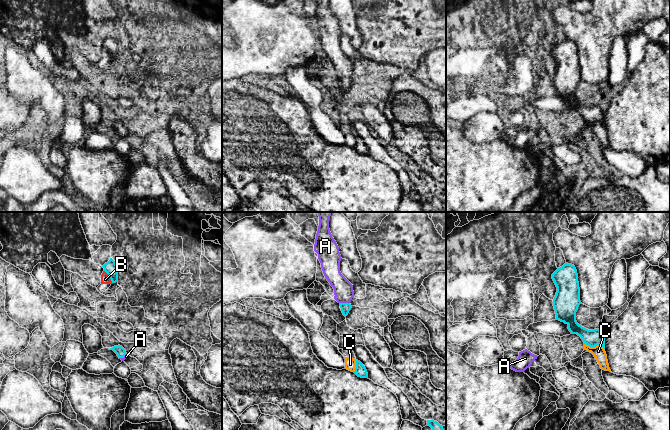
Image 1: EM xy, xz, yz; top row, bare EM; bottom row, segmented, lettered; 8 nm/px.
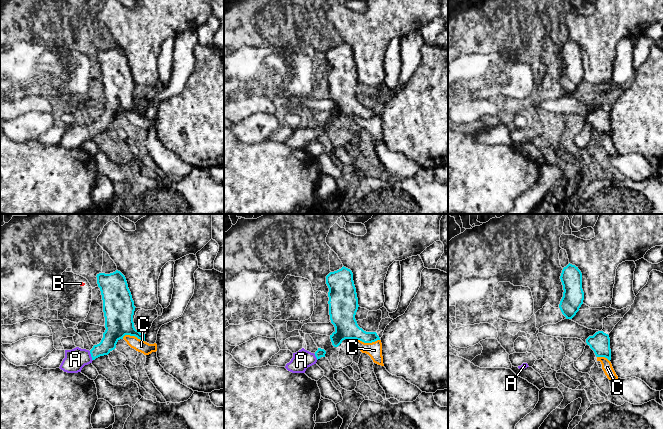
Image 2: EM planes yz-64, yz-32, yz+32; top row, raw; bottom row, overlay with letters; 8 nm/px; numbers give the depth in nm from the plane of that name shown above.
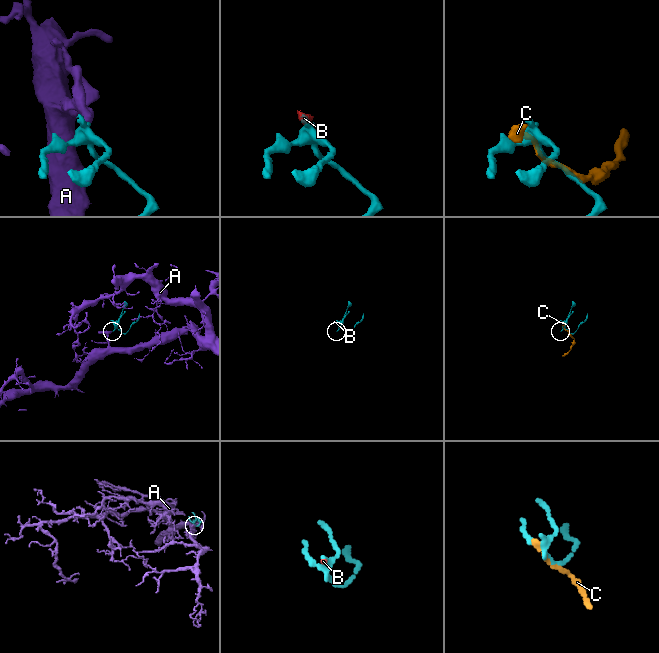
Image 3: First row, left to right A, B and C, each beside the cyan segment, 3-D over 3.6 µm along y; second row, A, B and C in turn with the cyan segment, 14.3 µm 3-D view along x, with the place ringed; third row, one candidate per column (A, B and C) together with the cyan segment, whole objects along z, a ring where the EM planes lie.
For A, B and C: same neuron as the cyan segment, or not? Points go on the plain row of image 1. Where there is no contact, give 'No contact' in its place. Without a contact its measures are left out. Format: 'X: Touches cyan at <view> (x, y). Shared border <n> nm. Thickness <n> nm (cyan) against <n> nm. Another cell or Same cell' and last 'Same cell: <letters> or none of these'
A: Touches cyan at xz (345, 79). Shared border 80 nm. Thickness 80 nm (cyan) against 160 nm. Same cell
B: Touches cyan at xy (109, 52). Shared border 130 nm. Thickness 100 nm (cyan) against 80 nm. Another cell
C: Touches cyan at yz (595, 121). Shared border 180 nm. Thickness 140 nm (cyan) against 100 nm. Another cell
Same cell: A

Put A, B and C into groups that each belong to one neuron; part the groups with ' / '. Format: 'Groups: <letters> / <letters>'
Groups: A / B C

